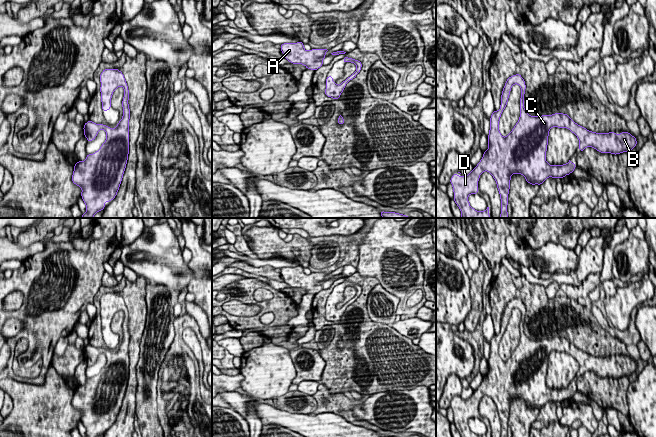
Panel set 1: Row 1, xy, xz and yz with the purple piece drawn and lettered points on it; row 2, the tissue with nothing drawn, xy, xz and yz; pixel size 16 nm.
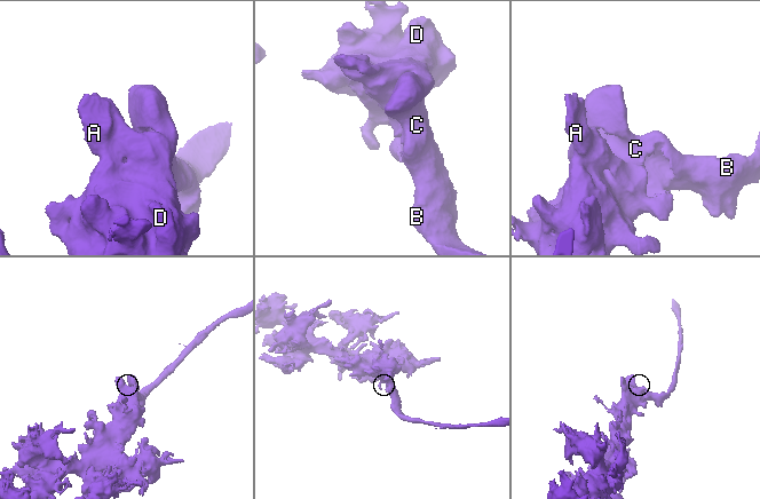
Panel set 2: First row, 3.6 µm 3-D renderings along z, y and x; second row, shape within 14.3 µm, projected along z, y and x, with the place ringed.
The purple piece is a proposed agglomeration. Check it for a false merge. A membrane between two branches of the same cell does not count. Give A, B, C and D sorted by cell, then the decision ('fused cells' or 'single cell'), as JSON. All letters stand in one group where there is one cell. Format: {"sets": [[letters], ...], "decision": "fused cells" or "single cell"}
{"sets": [["A", "B", "C", "D"]], "decision": "single cell"}

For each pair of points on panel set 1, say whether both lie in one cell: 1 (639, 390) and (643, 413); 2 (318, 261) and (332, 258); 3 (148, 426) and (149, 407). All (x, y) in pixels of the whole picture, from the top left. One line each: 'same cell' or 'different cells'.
1: same cell
2: same cell
3: same cell

